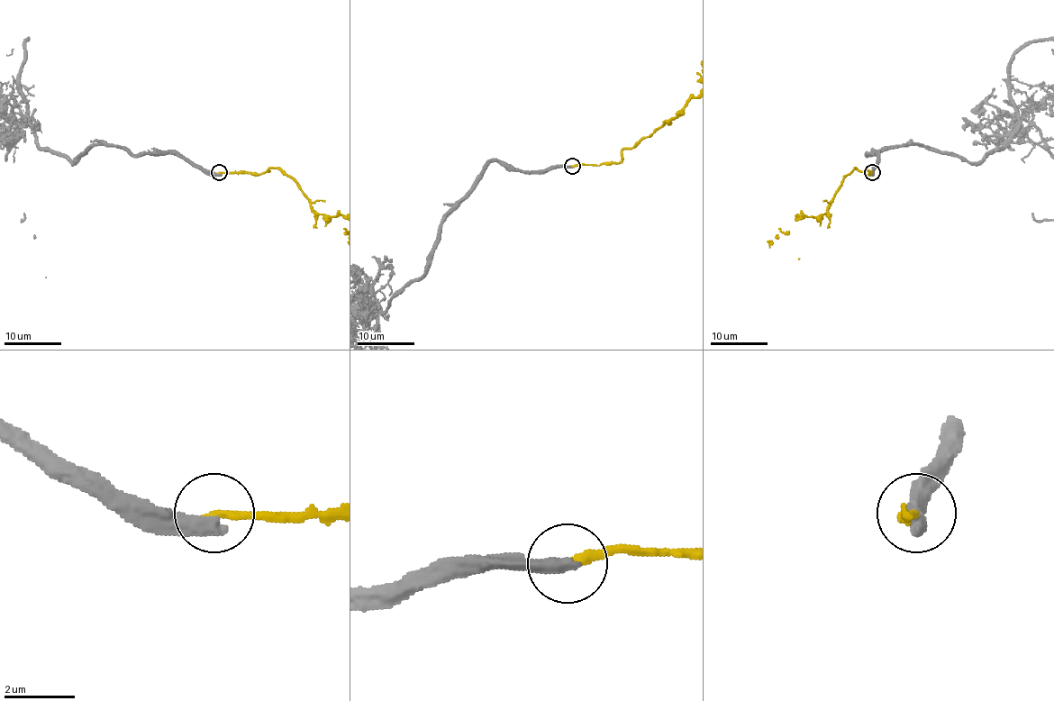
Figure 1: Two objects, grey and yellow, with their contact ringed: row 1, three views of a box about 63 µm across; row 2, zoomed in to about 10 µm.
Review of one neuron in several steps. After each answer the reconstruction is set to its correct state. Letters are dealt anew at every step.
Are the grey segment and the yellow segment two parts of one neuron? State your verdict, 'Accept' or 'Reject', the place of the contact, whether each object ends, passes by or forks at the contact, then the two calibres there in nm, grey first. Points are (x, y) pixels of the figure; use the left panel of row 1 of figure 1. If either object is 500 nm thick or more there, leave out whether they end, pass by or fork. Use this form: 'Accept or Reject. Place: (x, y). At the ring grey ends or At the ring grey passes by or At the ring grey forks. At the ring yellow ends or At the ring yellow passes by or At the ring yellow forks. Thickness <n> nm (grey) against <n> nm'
Reject. Place: (219, 172). At the ring grey ends. At the ring yellow ends. Thickness 480 nm (grey) against 240 nm

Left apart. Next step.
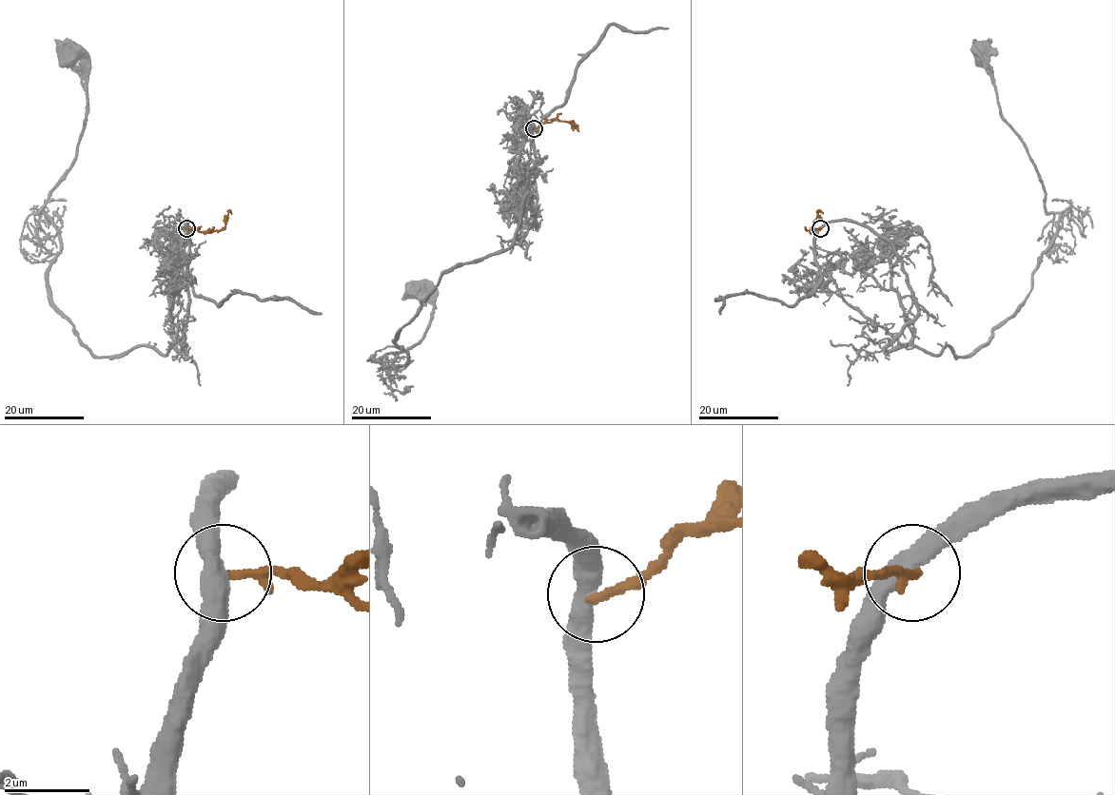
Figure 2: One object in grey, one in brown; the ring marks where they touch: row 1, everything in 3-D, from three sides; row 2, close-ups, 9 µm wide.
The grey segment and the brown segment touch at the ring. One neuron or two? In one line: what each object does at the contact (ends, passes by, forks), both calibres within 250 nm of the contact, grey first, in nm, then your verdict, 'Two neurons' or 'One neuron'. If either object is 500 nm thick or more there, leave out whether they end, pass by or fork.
At the ring grey passes by. At the ring brown passes by. Thickness 460 nm (grey) against 140 nm. Two neurons

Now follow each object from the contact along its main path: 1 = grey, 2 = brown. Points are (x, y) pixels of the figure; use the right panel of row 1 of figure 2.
1: (820, 228), (814, 251), (841, 296), (901, 345), (965, 358), (1021, 304), (1061, 214), (1046, 211), (982, 51)
2: (820, 228), (812, 232), (817, 213), (823, 213)

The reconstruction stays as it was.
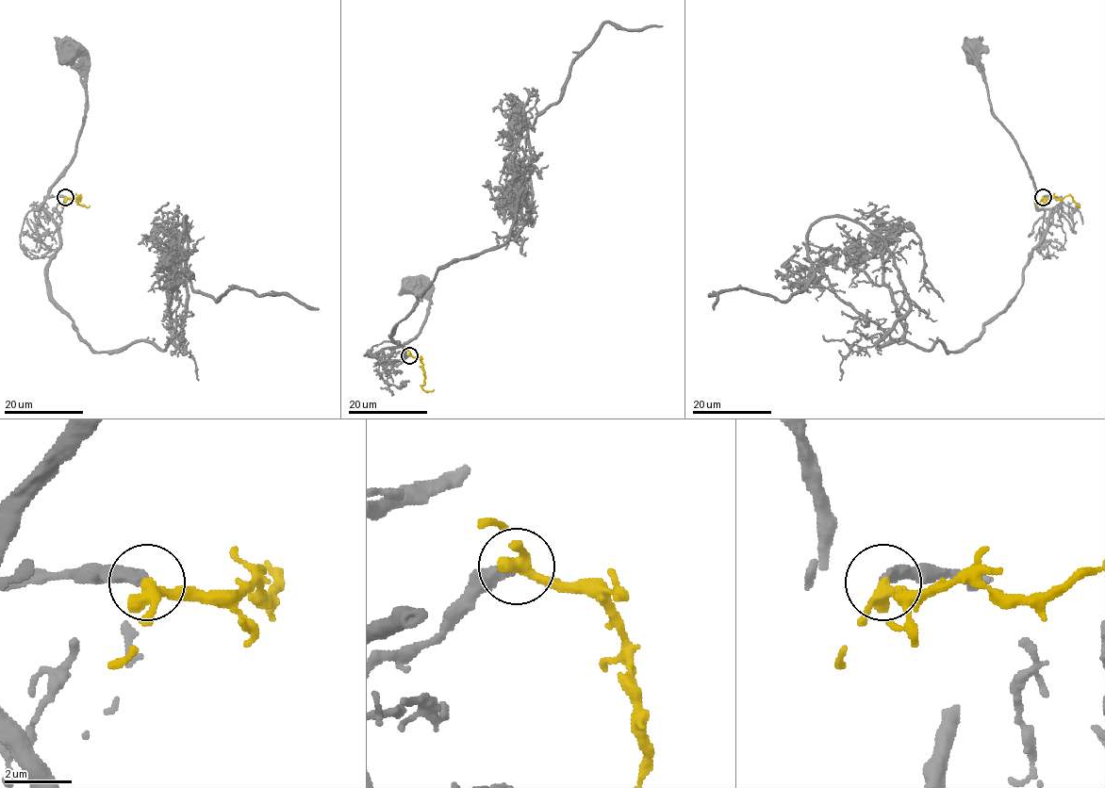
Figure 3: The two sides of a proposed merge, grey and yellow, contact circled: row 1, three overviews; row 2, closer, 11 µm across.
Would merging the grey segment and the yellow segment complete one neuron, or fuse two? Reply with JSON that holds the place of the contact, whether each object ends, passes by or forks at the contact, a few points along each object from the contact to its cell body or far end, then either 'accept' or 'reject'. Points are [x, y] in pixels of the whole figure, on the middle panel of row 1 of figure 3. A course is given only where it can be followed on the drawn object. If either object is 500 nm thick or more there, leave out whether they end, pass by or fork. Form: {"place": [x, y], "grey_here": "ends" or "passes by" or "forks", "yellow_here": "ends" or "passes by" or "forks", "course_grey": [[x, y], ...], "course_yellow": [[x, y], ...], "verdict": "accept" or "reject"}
{"place": [409, 355], "grey_here": "ends", "yellow_here": "passes by", "course_grey": [[410, 354], [388, 373], [378, 356], [384, 349], [401, 346], [420, 329], [430, 300], [412, 286]], "course_yellow": [[410, 354], [419, 357], [421, 363], [424, 384], [421, 387], [426, 391], [434, 389]], "verdict": "accept"}

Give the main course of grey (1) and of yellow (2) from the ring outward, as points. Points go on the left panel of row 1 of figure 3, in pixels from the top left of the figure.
1: (66, 197), (48, 197), (41, 207), (34, 208), (74, 154), (86, 110), (83, 74), (68, 49)
2: (66, 197), (79, 199), (80, 196), (77, 202), (90, 205)

